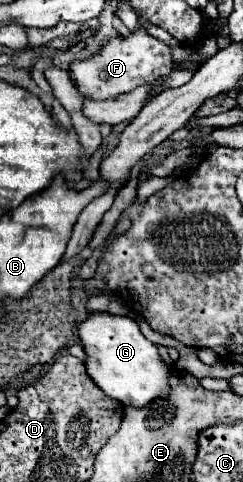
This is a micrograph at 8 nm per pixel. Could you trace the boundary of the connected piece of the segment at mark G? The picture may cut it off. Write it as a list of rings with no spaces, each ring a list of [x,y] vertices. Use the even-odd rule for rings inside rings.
[[[93,312],[79,324],[79,338],[87,356],[87,374],[107,396],[125,406],[141,408],[143,404],[161,396],[163,390],[169,392],[169,366],[161,362],[157,346],[141,334],[139,324],[133,318]]]

